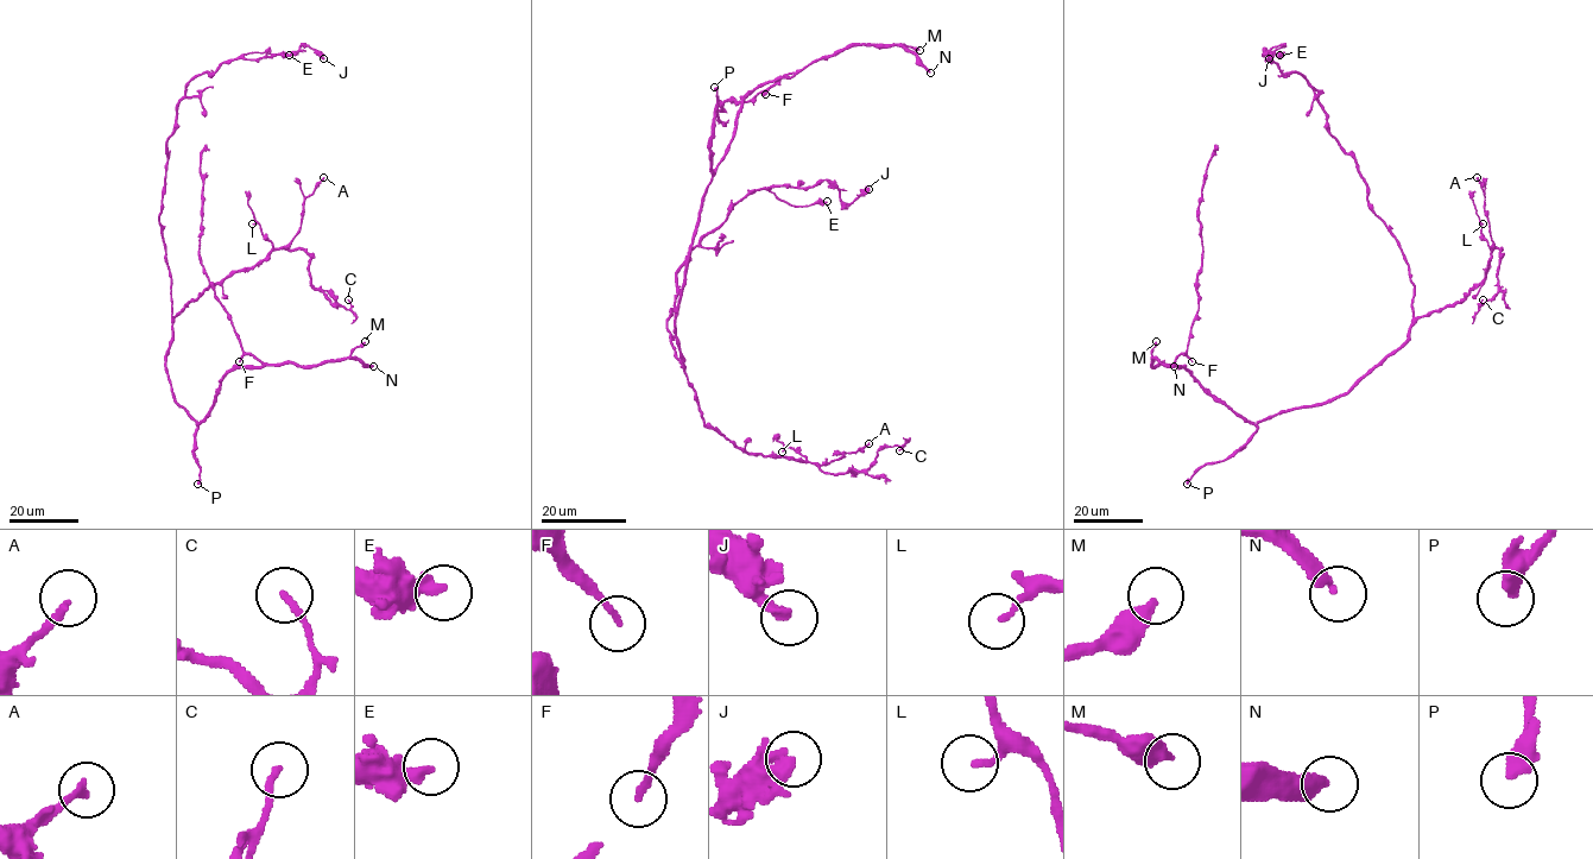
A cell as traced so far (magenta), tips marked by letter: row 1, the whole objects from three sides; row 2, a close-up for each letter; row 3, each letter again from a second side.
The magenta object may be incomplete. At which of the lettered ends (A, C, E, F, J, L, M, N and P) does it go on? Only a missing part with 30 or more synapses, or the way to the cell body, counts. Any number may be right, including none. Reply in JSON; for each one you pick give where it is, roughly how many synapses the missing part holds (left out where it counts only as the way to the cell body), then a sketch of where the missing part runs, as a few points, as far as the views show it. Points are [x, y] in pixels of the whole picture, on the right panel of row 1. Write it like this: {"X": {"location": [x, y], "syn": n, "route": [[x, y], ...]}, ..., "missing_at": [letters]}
{"N": {"location": [1174, 366], "syn": 200, "route": [[1174, 366], [1180, 368], [1175, 349], [1209, 278], [1238, 251], [1256, 208], [1275, 188], [1285, 152], [1282, 139]]}, "missing_at": ["N"]}

